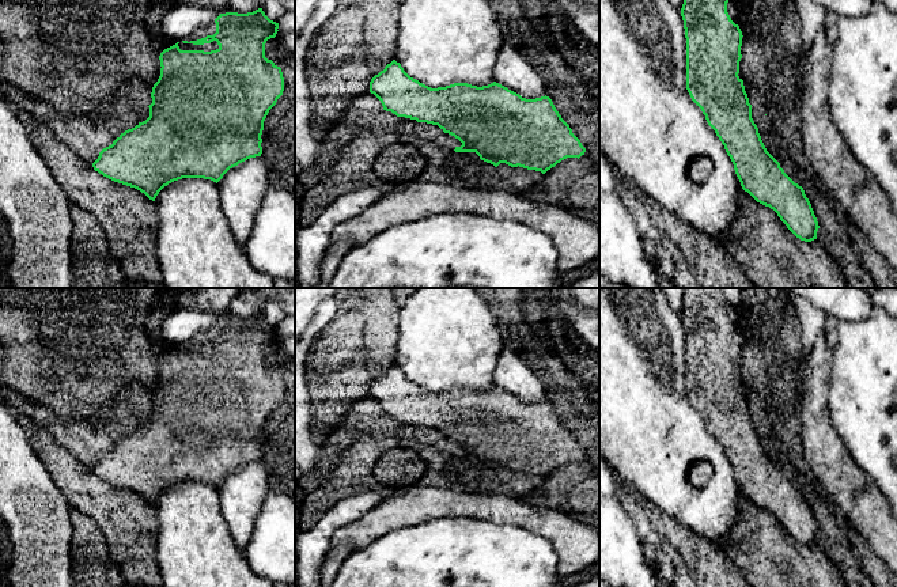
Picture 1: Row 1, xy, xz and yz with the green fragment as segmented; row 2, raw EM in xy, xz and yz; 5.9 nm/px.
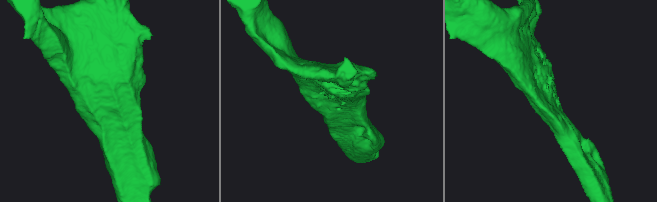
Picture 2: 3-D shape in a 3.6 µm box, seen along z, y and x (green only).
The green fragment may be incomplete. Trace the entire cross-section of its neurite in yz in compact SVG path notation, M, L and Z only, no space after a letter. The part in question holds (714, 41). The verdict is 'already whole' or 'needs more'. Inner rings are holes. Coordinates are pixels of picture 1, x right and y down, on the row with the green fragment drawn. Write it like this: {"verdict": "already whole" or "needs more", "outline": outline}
{"verdict": "already whole", "outline": "M684 0L681 16L686 38L686 90L701 109L708 125L724 145L741 186L757 202L773 209L801 241L817 239L820 228L802 186L795 183L767 151L752 118L752 105L738 76L742 58L742 31L727 12L728 0Z"}

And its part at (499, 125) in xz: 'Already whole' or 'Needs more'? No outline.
Already whole

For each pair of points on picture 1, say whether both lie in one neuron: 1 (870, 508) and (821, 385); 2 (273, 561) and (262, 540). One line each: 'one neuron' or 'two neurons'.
1: one neuron
2: one neuron

